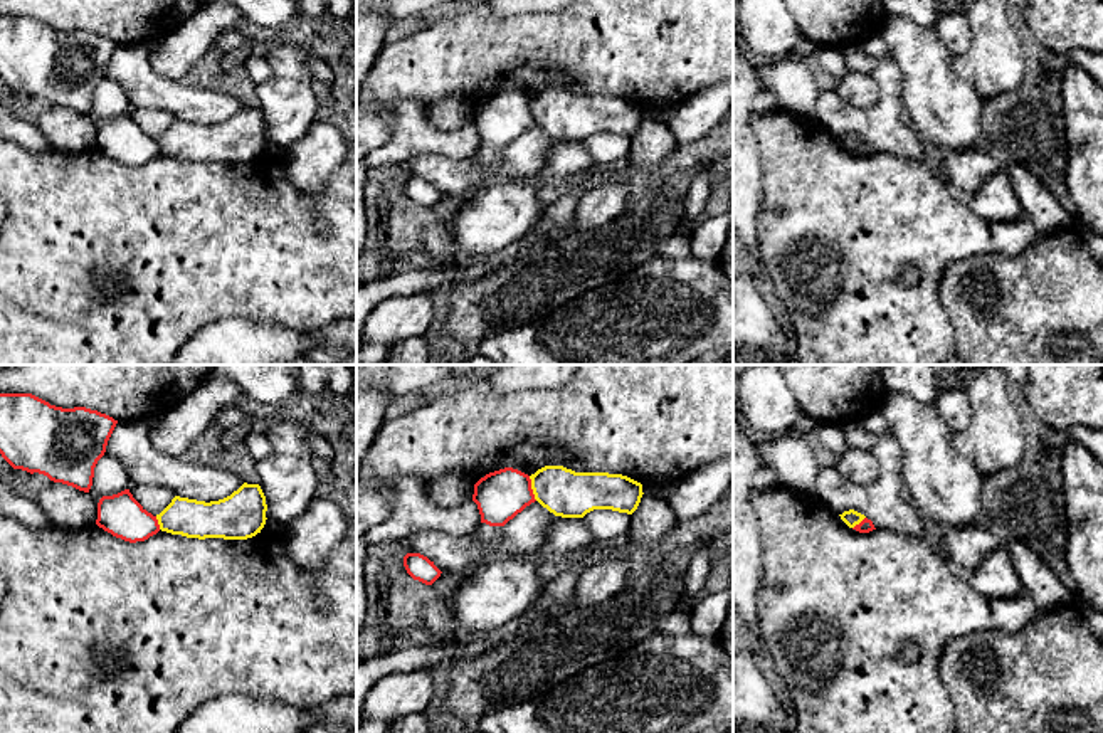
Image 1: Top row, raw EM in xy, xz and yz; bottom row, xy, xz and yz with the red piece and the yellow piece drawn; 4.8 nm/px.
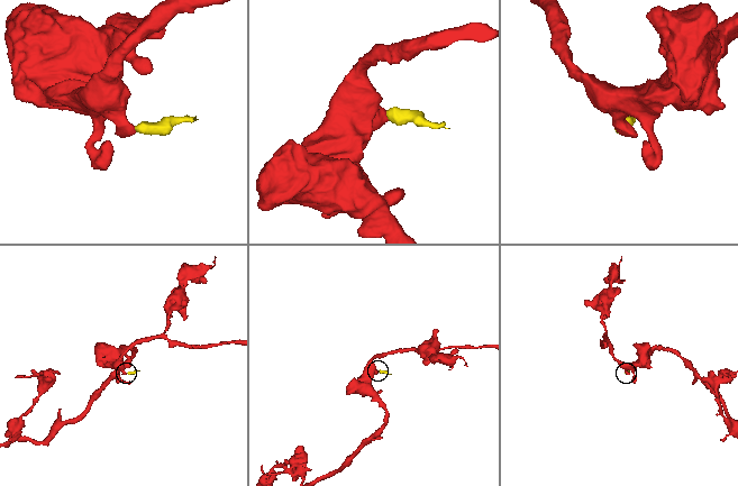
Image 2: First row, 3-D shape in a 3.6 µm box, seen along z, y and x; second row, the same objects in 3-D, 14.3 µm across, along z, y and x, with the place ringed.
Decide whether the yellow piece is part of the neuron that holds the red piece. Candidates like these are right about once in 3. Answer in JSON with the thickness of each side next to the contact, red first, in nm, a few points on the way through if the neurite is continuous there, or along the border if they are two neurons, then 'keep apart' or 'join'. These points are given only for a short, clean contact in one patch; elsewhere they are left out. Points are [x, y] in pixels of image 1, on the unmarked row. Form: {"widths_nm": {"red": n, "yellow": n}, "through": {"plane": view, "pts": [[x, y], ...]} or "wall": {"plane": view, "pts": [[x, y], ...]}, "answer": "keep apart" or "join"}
{"widths_nm": {"red": 240, "yellow": 220}, "wall": {"plane": "xz", "pts": [[528, 100], [537, 123]]}, "answer": "keep apart"}

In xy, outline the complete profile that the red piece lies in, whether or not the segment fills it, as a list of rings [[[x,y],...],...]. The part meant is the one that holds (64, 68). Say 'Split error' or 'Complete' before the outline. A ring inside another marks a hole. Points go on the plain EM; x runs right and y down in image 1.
Complete. [[[0,17],[0,77],[13,91],[30,98],[39,96],[54,106],[72,109],[89,116],[94,101],[94,91],[104,79],[108,64],[118,44],[86,30],[62,32],[32,17]]]

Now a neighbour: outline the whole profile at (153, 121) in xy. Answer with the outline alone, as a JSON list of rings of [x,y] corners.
[[[131,108],[129,116],[153,140],[160,138],[177,119],[170,111],[156,108]]]

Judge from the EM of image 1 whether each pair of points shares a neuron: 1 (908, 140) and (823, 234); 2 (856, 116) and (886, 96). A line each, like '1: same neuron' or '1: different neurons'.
1: different neurons
2: same neuron

